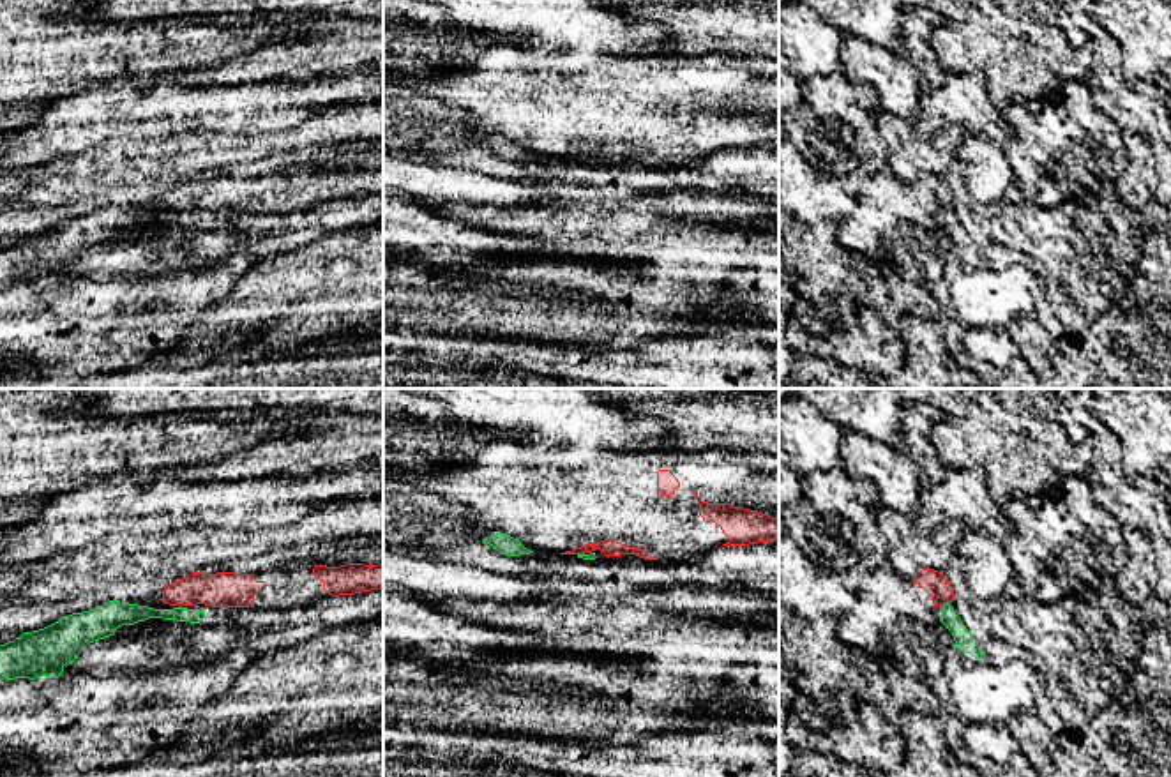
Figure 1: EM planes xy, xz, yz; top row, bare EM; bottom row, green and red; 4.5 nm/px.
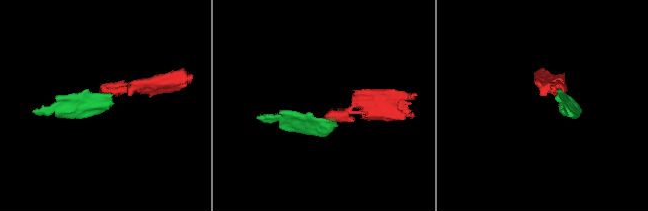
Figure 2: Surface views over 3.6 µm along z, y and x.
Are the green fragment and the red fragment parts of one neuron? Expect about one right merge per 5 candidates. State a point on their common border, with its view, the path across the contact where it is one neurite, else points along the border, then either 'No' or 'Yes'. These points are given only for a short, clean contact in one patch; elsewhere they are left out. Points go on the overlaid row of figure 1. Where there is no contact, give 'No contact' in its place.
Touches green at yz (947, 604). Boundary: yz (944, 603), (949, 604). No

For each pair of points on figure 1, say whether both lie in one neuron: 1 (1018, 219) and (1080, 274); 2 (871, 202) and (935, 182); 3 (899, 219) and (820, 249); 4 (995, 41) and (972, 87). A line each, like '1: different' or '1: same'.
1: same
2: same
3: different
4: different

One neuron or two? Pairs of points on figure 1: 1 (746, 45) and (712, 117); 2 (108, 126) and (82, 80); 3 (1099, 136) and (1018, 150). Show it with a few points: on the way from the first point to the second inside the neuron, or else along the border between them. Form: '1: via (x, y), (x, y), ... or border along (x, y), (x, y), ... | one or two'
1: border along (714, 53), (760, 57) | two
2: border along (82, 90), (43, 106) | two
3: via (1080, 149), (1037, 150) | one

